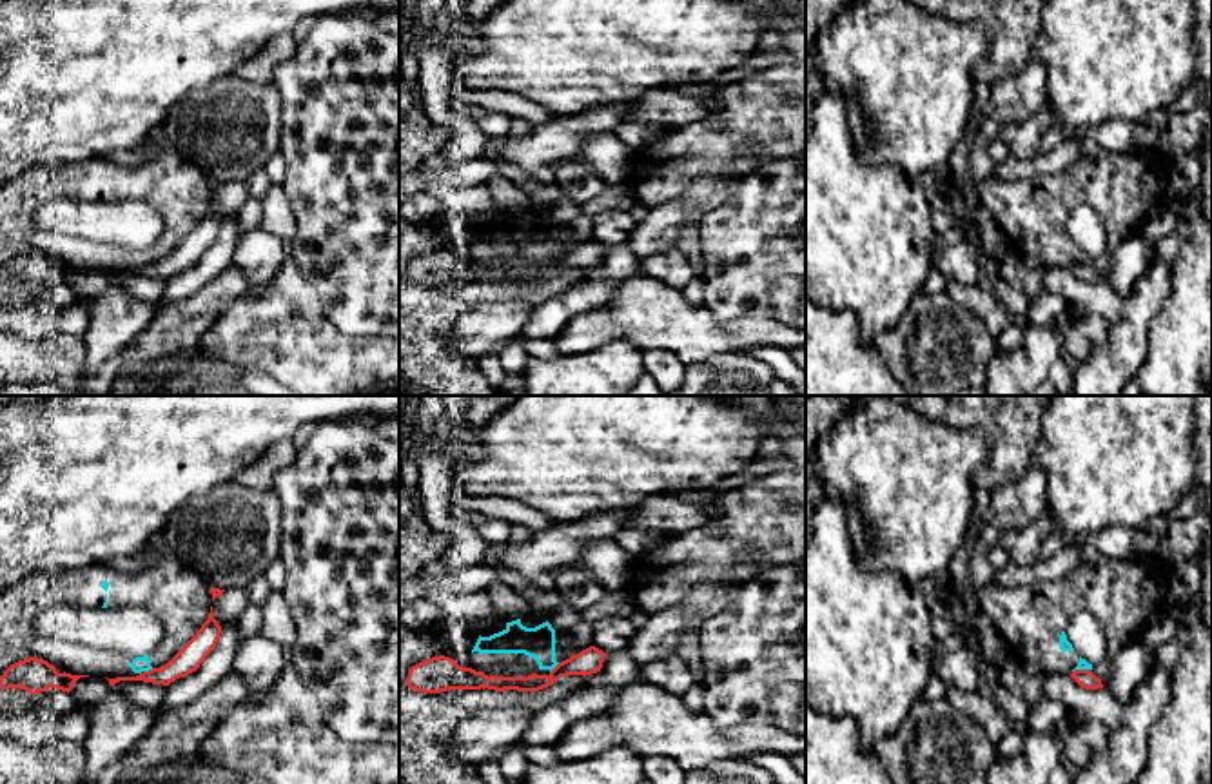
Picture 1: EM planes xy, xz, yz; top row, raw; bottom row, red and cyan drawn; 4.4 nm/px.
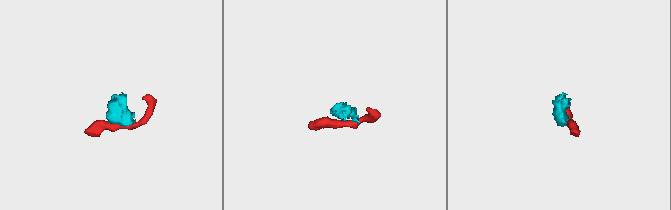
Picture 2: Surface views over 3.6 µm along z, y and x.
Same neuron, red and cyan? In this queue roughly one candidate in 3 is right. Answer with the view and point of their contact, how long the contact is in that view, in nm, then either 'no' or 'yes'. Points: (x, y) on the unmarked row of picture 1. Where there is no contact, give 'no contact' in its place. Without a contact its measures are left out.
xy (149, 264) | 50 nm | no

